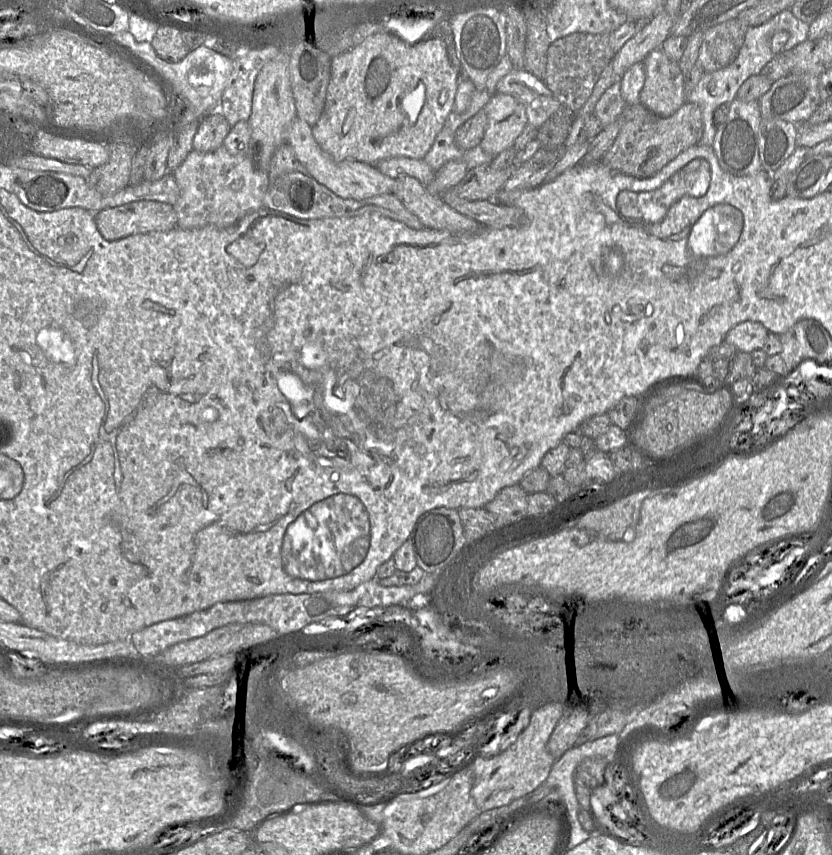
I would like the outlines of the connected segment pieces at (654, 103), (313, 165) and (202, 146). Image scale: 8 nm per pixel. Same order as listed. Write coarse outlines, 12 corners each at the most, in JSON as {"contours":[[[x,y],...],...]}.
{"contours":[[[661,47],[643,60],[640,103],[668,117],[685,102],[678,62]],[[298,116],[285,144],[341,198],[392,194],[396,179],[353,159],[335,161]],[[214,112],[204,117],[193,149],[211,152],[223,146],[231,127]]]}

